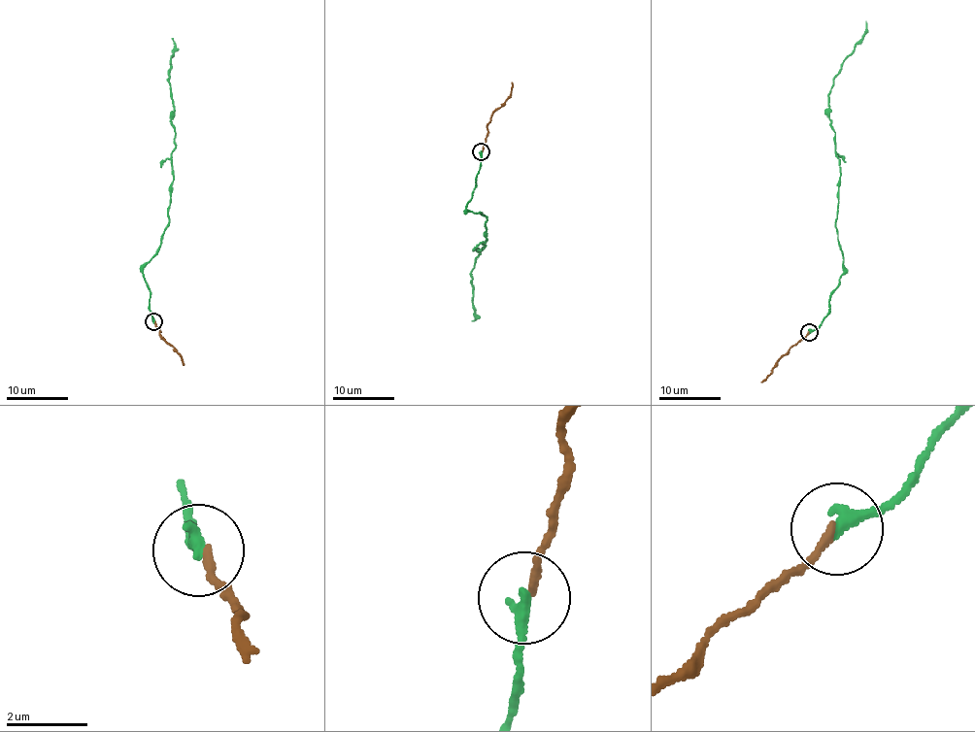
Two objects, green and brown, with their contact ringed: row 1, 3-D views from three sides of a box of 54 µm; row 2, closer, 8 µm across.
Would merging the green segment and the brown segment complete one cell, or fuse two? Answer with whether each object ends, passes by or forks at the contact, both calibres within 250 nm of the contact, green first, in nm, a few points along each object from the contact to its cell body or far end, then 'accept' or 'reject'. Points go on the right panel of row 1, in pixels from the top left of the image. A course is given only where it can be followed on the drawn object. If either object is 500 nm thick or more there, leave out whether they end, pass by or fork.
green ends there; brown ends there; 360 nm thick on the green side, 170 nm on the other; green runs (809, 333), (826, 314), (843, 272), (840, 162), (829, 96), (866, 21); brown runs (809, 332), (779, 359), (760, 382); accept

